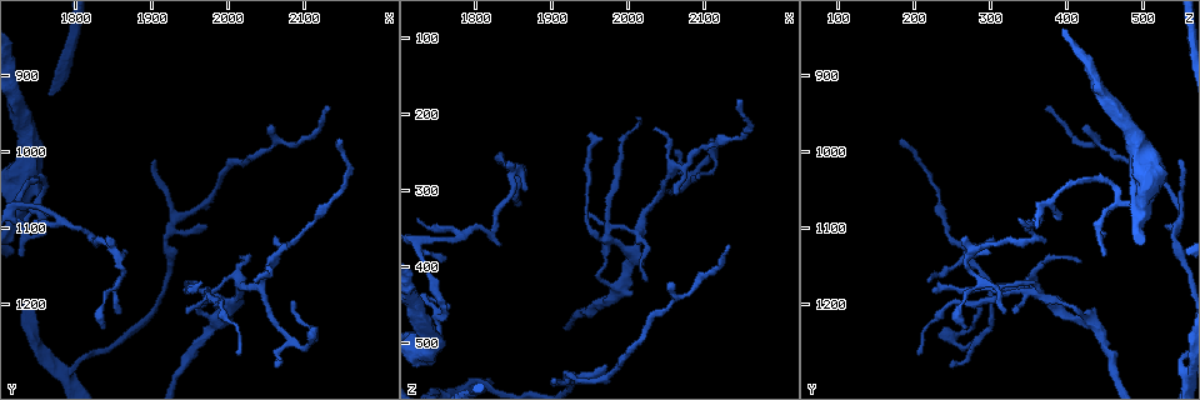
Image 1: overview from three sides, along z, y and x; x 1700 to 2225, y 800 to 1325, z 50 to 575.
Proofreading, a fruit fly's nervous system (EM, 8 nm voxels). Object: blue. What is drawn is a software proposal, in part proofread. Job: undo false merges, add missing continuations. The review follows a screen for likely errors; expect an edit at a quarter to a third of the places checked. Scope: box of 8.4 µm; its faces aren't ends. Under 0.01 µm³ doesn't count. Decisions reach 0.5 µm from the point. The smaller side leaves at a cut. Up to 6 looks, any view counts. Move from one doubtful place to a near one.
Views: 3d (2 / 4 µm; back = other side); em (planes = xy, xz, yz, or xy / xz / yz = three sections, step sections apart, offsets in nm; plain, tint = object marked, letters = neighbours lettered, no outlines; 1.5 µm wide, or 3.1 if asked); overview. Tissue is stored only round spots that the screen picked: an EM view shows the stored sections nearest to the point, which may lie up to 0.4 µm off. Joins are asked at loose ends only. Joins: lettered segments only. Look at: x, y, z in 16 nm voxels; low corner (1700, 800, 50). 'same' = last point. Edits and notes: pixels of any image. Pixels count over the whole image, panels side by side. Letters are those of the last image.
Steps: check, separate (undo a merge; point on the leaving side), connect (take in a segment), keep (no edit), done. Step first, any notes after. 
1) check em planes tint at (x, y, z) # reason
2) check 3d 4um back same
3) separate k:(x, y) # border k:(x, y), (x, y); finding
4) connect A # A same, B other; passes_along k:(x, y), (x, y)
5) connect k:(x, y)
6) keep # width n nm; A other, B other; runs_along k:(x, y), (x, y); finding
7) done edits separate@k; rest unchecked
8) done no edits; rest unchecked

check 3d 2um at (1900, 1010, 550) # an open end

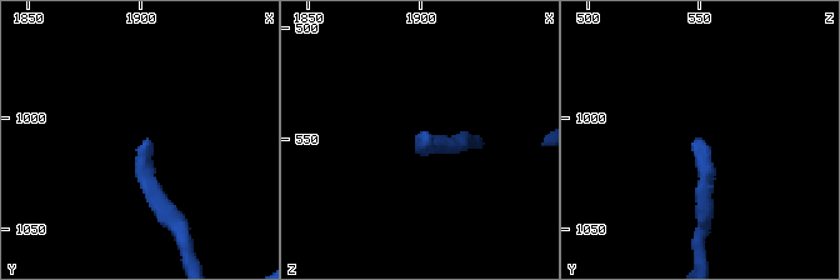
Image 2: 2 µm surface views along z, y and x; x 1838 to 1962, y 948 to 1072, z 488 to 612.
check em xy step 8 letters at (1900, 1014, 547)

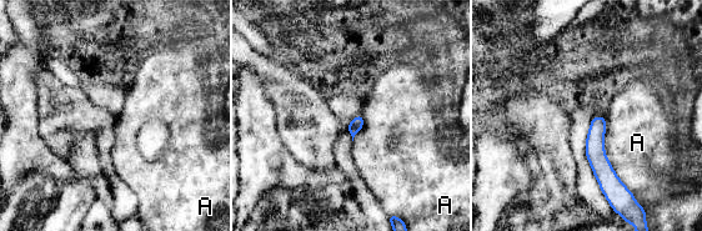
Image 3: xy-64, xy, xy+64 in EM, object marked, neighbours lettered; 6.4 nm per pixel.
check em planes letters same # another direction

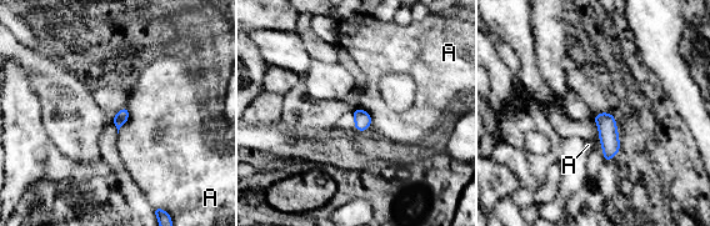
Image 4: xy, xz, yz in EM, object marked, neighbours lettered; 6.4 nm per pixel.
keep # width 80 nm; A other; no lettered segment goes on from it

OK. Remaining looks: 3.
check 3d 2um at (1960, 1180, 365) # two arms at a narrow angle

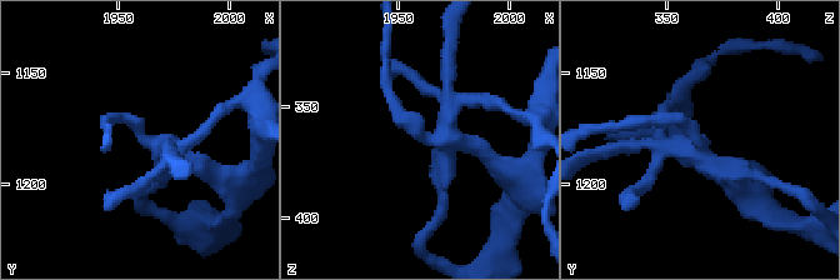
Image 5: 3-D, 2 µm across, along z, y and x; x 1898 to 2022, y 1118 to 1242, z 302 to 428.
check em planes plain at (1963, 1178, 363)

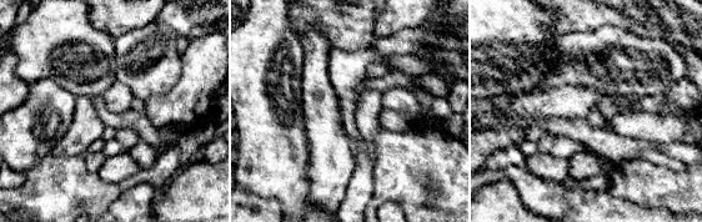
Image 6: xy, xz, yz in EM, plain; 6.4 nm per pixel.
check em planes letters same

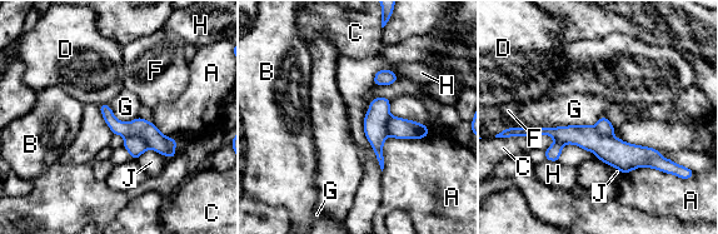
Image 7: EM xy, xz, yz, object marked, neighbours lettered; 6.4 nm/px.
keep # longest_contact G 600 nm; A other, B other, C other, D other, F other, G other, H other, J other; runs_along 7:(527, 130), (659, 159); one neuron here

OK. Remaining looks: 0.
done no edits; rest unchecked

